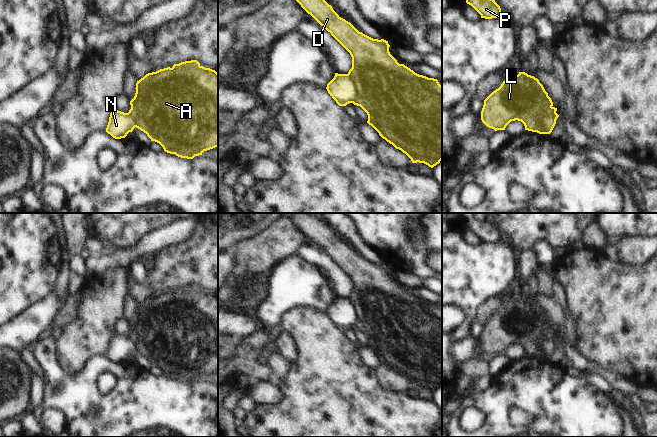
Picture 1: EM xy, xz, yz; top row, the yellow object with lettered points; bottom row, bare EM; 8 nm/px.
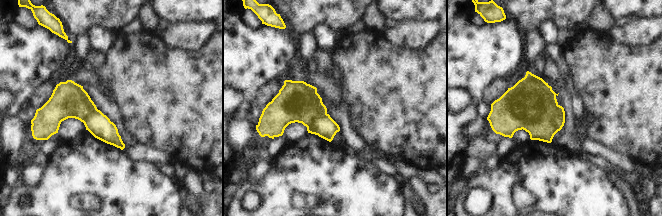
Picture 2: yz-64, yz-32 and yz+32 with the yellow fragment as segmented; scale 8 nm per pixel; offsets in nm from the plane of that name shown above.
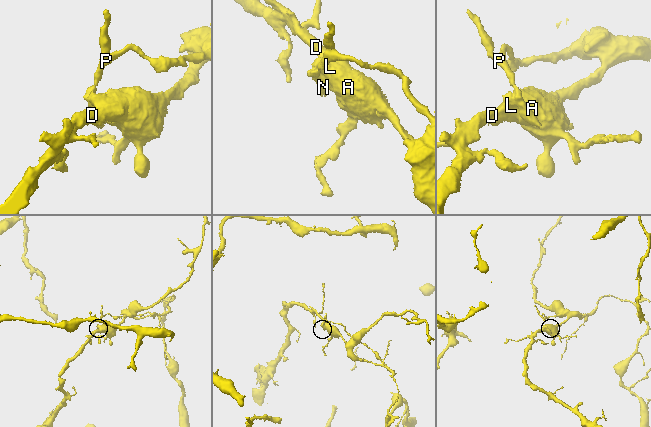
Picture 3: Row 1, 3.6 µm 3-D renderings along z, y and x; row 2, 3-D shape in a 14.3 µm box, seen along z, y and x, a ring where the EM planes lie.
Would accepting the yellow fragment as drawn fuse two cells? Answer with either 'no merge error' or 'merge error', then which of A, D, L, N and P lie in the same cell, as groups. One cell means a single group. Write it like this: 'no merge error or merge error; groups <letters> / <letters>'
merge error; groups A D L / N P

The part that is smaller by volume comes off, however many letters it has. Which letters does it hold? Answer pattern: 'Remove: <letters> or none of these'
Remove: N, P

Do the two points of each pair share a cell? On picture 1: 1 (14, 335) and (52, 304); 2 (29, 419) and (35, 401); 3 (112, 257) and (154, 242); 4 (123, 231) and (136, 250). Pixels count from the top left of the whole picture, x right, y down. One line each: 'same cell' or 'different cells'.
1: same cell
2: same cell
3: same cell
4: different cells

